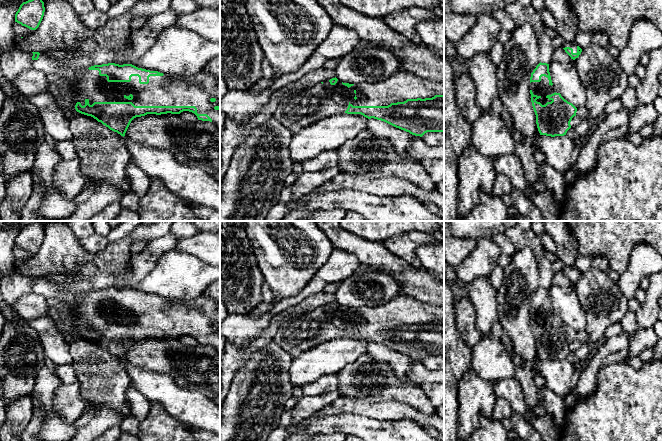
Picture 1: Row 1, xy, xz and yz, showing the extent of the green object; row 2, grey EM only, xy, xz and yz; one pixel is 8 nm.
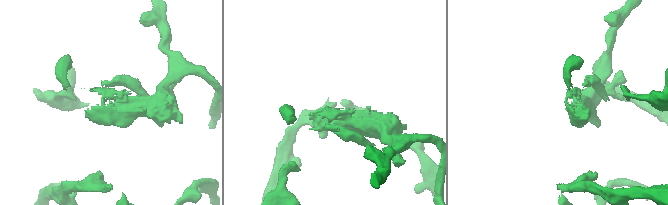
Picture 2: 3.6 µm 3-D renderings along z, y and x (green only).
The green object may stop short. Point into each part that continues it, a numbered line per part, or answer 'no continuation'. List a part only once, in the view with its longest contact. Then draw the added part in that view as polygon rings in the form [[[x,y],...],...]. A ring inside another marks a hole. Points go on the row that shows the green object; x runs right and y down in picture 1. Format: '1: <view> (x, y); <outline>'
1: xy (197, 90); [[[40,53],[37,60],[32,60],[32,68],[39,70],[46,75],[53,74],[59,79],[71,85],[70,91],[73,96],[74,103],[80,102],[85,105],[85,100],[89,100],[89,104],[94,102],[132,102],[135,106],[195,106],[198,114],[207,114],[212,122],[220,129],[220,109],[215,110],[215,106],[220,107],[220,77],[204,71],[187,77],[173,77],[168,75],[150,76],[148,84],[140,84],[138,76],[132,76],[130,82],[108,82],[106,76],[100,76],[98,70],[73,70],[58,64],[54,59]]]

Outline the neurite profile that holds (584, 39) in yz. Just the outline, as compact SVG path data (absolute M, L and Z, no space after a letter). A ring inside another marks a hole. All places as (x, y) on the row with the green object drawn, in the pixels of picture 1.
M593 31L593 32L578 32L578 34L576 35L576 37L577 37L576 45L579 46L582 50L591 46L593 44L592 38L593 38L594 33L595 33L595 31Z

